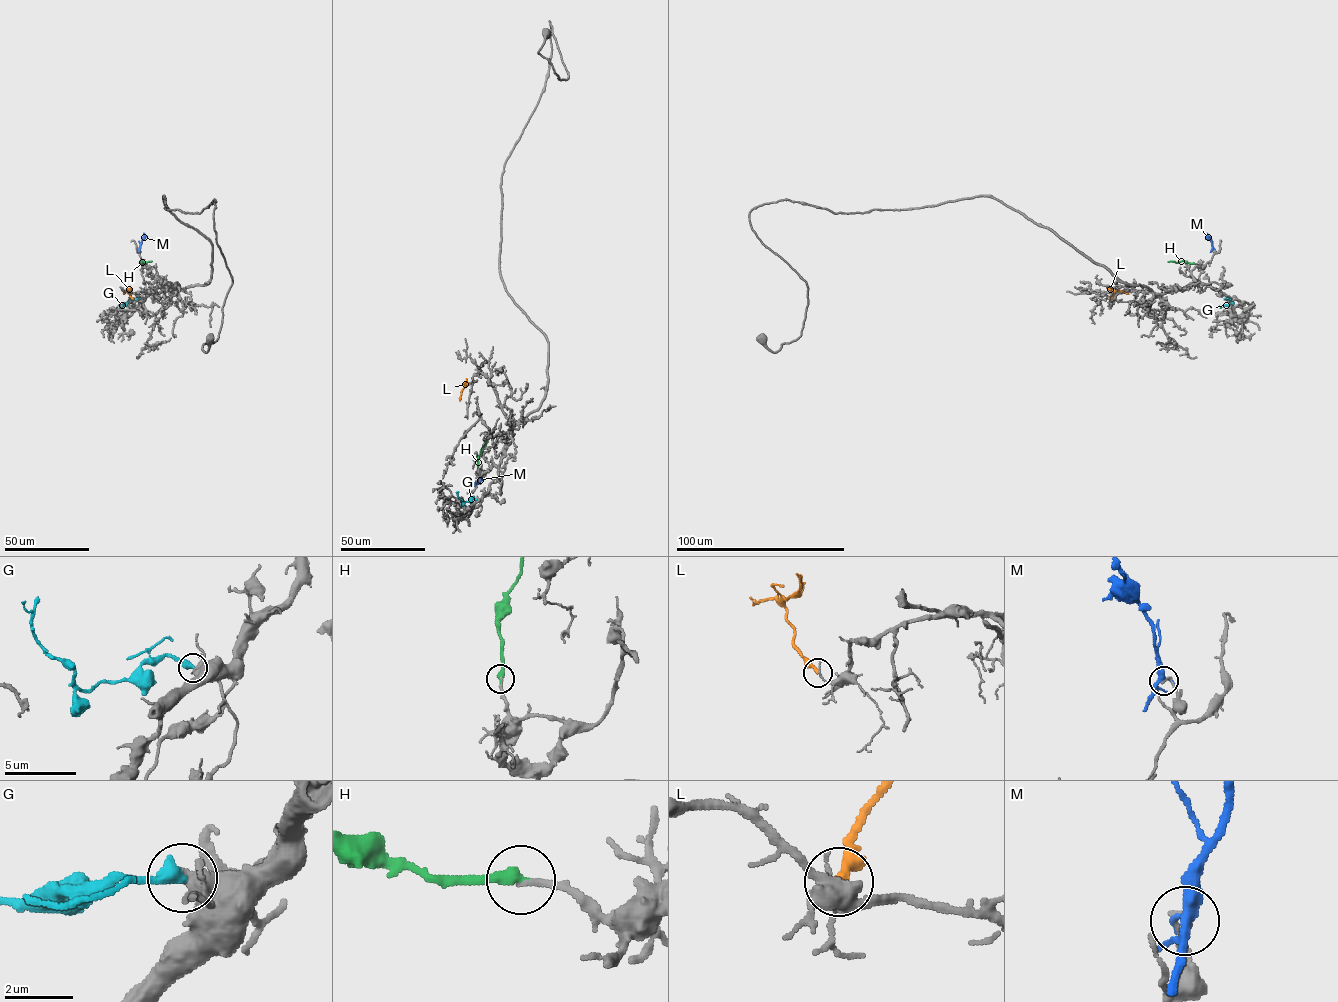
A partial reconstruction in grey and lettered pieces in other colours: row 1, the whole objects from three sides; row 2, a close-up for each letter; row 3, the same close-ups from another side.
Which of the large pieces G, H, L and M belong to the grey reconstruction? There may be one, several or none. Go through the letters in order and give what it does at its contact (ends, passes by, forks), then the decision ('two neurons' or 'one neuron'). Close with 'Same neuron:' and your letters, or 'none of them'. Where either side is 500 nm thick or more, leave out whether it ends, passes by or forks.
G: it ends; one neuron
H: it ends; one neuron
L: it ends; two neurons
M: it forks; two neurons
Same neuron: G, H

